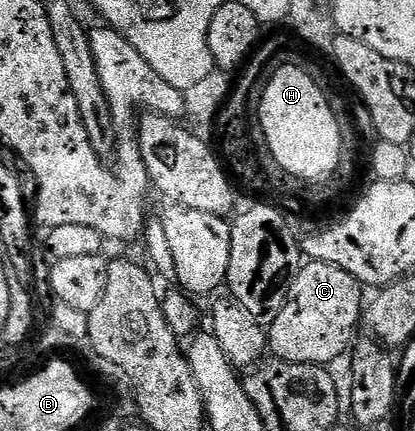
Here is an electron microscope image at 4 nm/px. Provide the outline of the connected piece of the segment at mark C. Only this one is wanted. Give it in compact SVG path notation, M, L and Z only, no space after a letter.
M312 260L306 264L286 286L283 306L267 329L267 343L278 360L327 367L343 352L344 356L352 344L351 332L358 321L360 324L365 309L365 289L356 277L349 275L349 271L341 271L341 267Z

